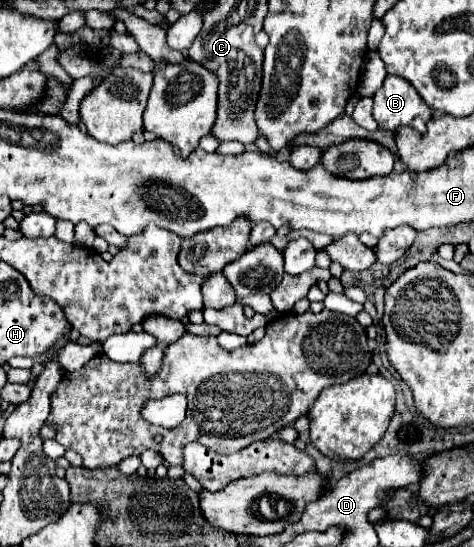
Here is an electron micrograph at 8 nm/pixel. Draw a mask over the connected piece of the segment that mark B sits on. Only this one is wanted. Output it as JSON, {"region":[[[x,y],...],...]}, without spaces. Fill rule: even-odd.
{"region":[[[387,76],[373,100],[373,116],[383,130],[411,126],[425,132],[425,124],[433,118],[433,108],[427,108],[427,104],[419,100],[419,92],[399,76]]]}

